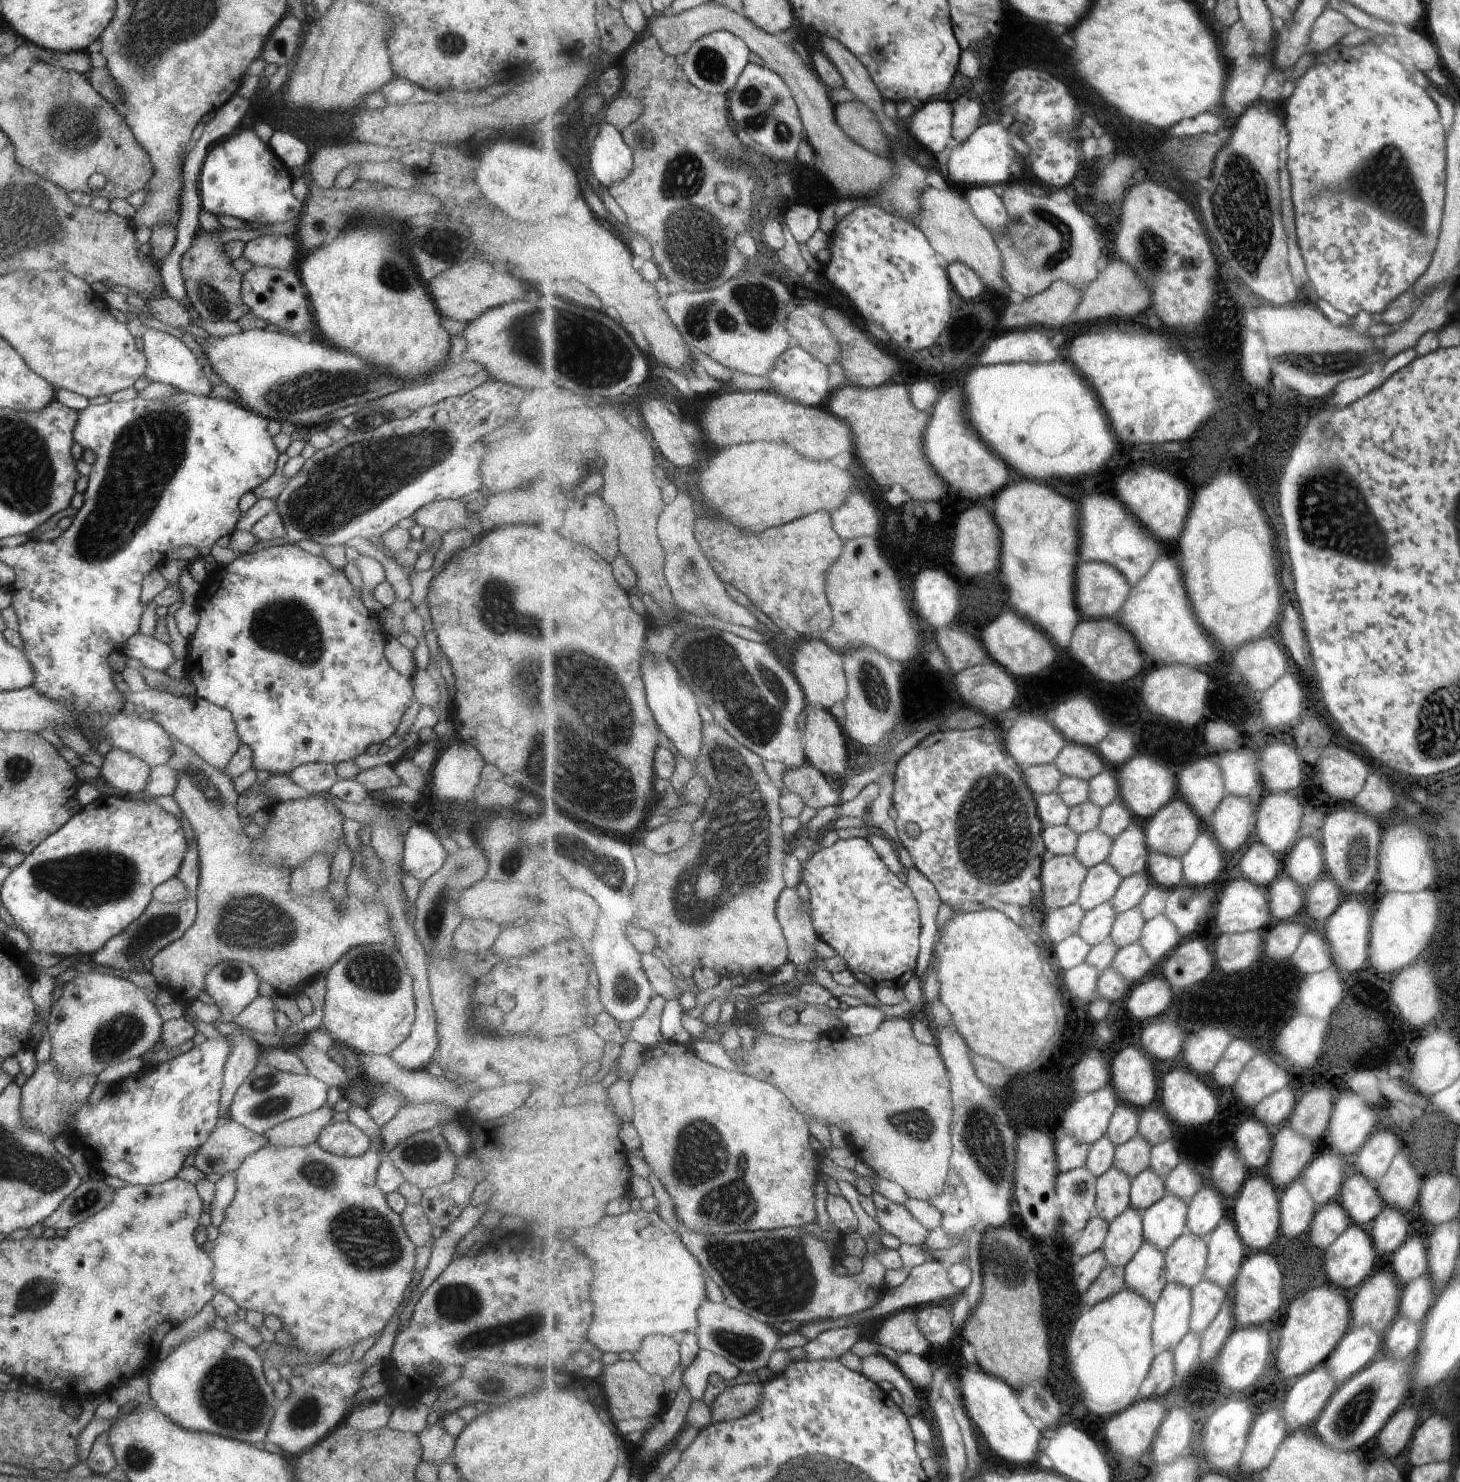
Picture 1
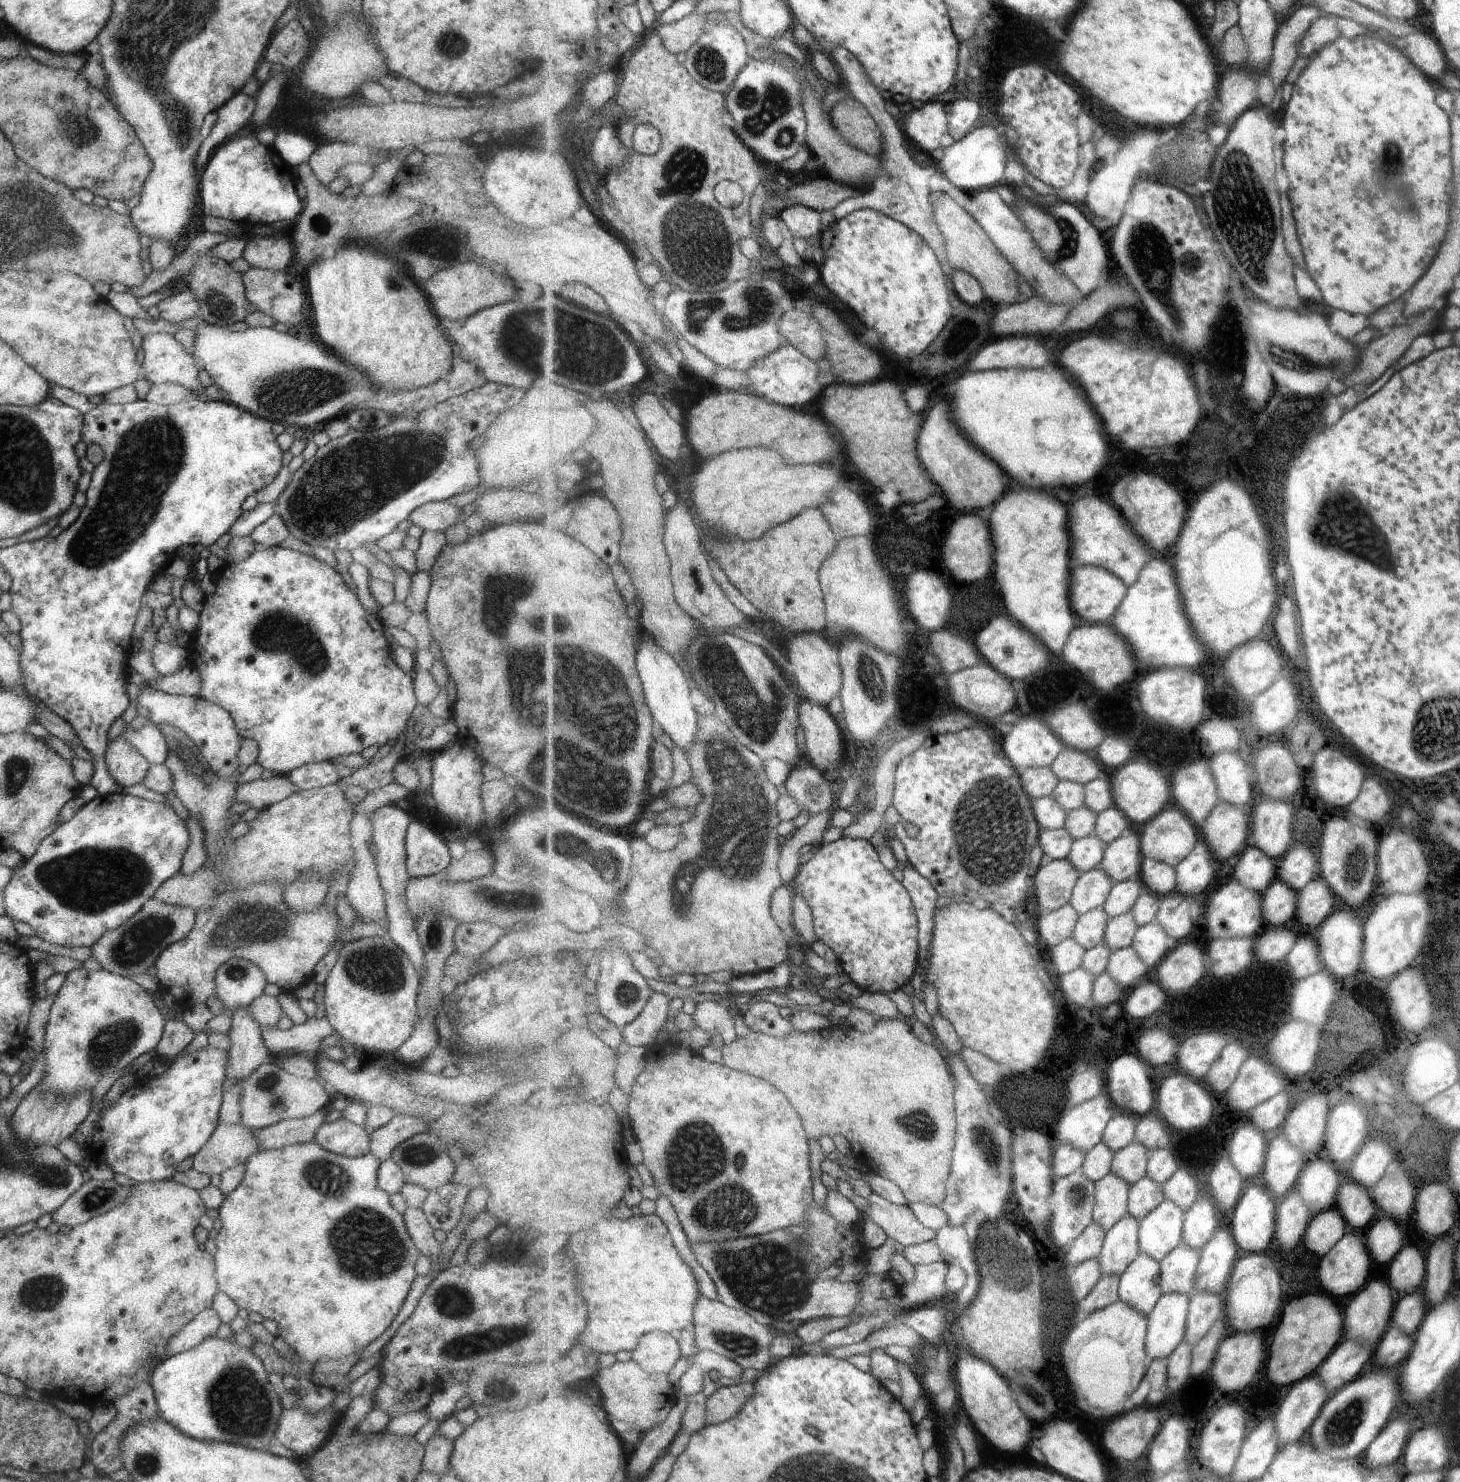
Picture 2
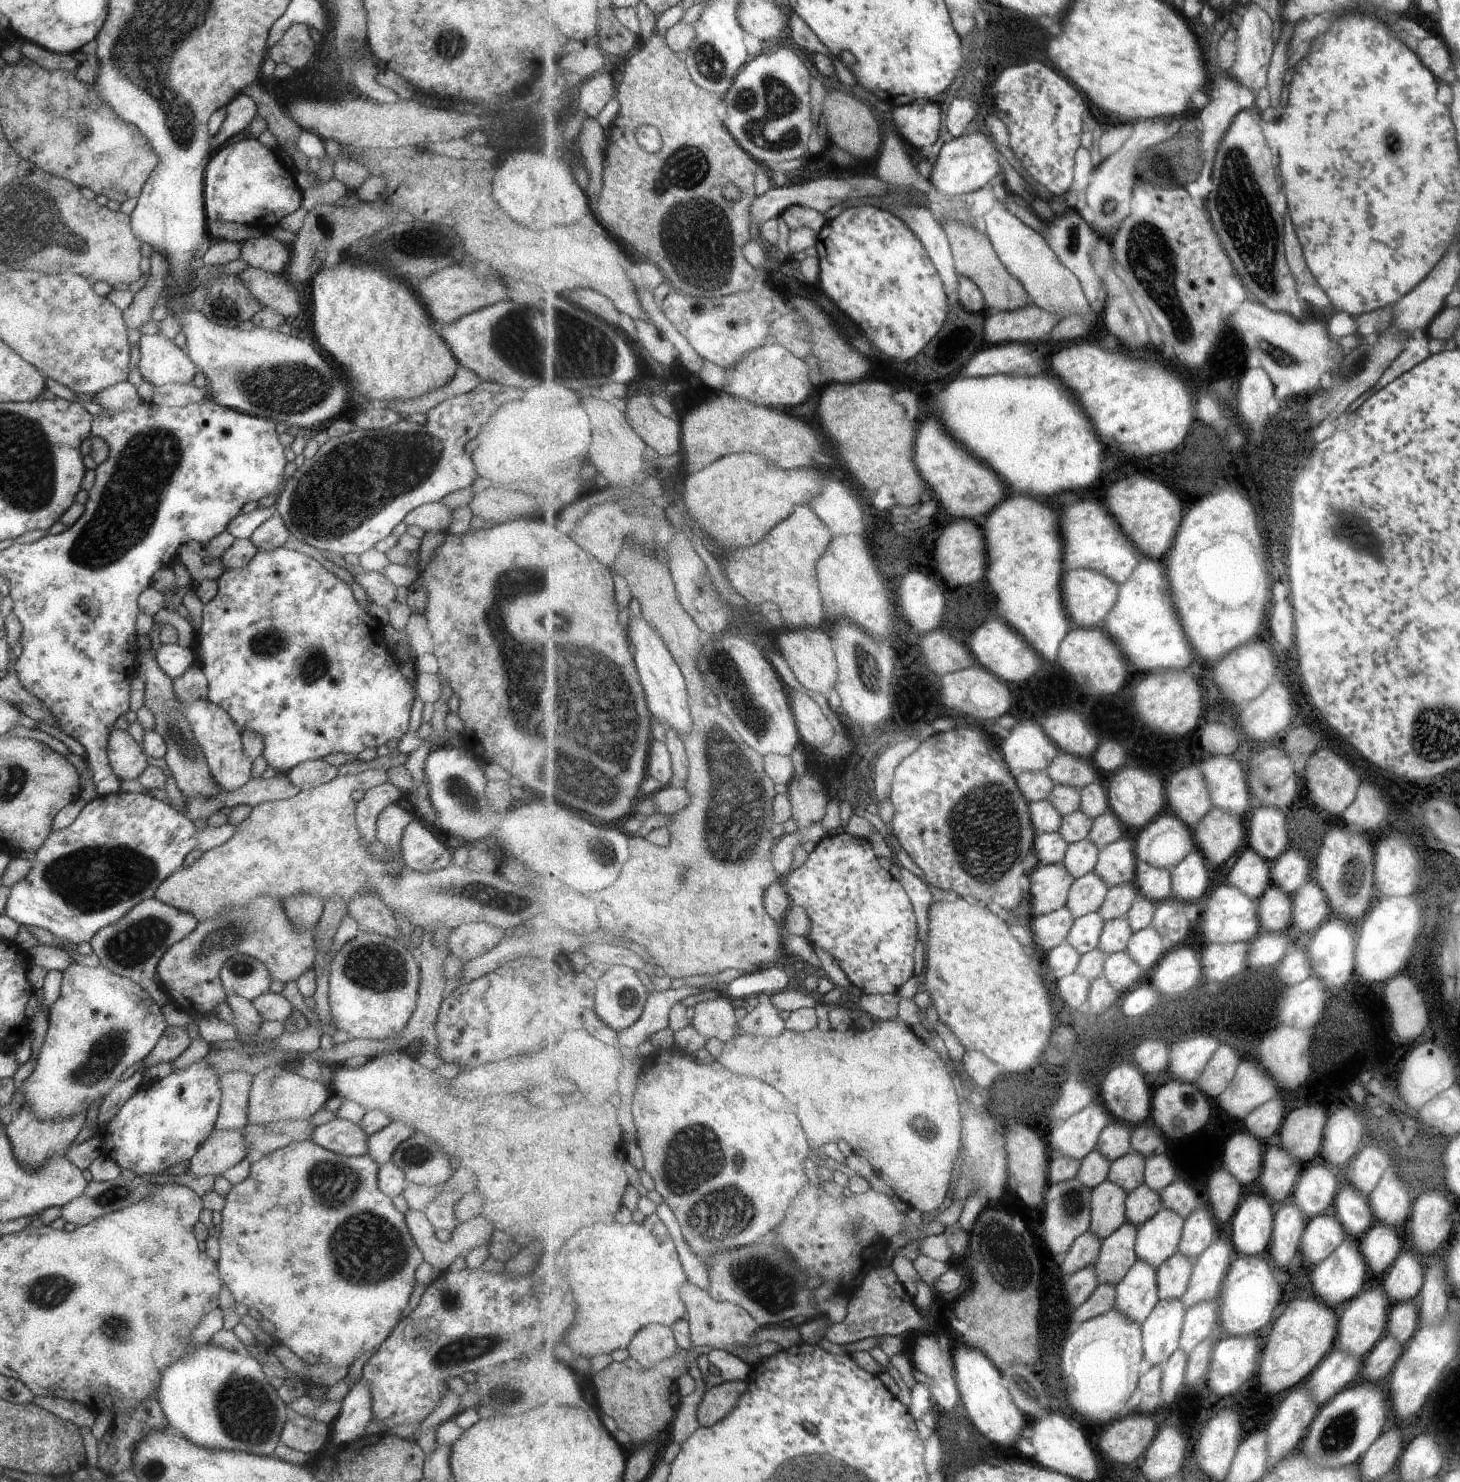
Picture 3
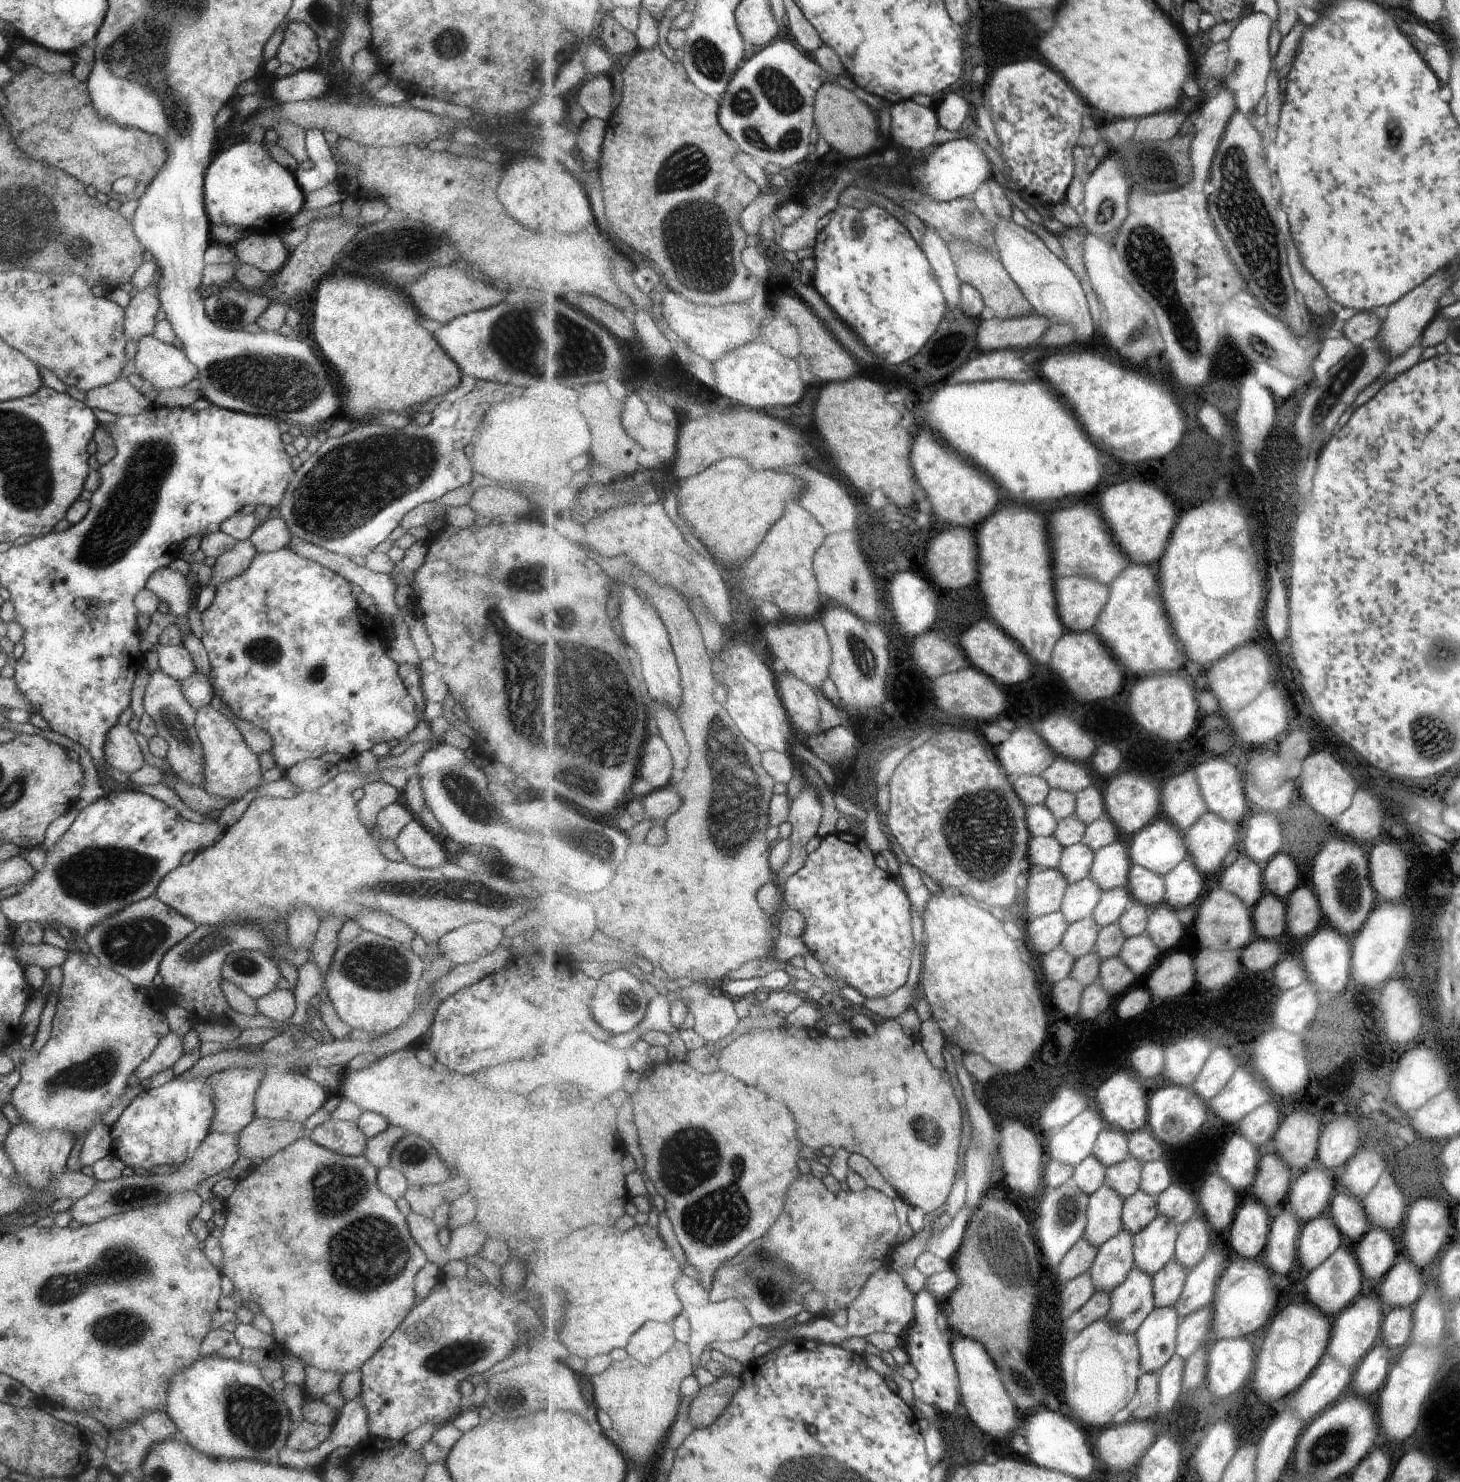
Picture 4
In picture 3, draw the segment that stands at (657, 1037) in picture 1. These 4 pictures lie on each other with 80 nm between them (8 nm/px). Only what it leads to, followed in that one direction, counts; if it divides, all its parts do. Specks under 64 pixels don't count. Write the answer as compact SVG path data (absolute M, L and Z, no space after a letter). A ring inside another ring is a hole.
M682 986L675 990L668 989L665 992L649 993L642 1018L627 1030L618 1032L619 1044L631 1048L633 1052L639 1044L649 1040L651 1034L669 1028L669 1012L677 1002L703 990L703 987Z

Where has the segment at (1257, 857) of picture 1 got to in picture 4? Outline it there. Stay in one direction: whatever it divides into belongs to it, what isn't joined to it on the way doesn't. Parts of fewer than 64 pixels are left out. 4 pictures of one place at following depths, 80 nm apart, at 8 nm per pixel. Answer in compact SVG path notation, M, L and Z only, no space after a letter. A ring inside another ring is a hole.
M1243 854L1237 862L1225 868L1225 876L1221 878L1219 886L1241 896L1253 910L1268 891L1264 884L1264 866L1255 862L1249 854Z

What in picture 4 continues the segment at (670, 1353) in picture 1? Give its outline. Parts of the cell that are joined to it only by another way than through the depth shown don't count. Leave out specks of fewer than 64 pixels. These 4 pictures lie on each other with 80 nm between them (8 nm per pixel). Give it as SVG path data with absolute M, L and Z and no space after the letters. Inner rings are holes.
M651 1322L645 1324L627 1346L627 1352L639 1358L643 1364L653 1364L653 1360L661 1358L675 1344L675 1332L672 1326L665 1322Z

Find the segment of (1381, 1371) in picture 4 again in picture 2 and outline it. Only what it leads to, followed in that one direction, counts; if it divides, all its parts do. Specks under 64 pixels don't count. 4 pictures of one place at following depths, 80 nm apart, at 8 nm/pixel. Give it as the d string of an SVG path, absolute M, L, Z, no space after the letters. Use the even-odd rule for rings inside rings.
M1399 1328L1387 1329L1387 1334L1373 1346L1375 1356L1373 1356L1373 1366L1379 1368L1391 1368L1403 1360L1411 1348L1412 1336L1405 1336Z

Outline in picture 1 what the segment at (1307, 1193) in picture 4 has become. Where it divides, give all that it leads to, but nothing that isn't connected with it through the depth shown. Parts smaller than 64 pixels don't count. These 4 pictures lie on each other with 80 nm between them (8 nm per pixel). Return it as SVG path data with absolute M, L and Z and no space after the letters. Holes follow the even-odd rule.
M1333 1150L1331 1154L1315 1156L1311 1165L1307 1166L1302 1174L1301 1181L1319 1206L1328 1204L1335 1198L1341 1176L1343 1176L1343 1160L1341 1154Z

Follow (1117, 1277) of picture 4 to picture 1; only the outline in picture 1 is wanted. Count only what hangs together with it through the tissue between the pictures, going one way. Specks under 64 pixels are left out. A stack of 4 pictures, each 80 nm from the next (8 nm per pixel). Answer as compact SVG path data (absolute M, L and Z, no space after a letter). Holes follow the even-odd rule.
M1130 1207L1110 1223L1104 1252L1110 1266L1127 1267L1145 1242L1142 1212Z

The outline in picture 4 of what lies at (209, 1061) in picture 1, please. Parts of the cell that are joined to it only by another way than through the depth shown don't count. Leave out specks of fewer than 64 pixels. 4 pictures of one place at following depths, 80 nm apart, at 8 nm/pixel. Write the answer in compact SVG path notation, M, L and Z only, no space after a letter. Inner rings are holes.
M173 1076L171 1080L151 1090L140 1089L130 1097L130 1103L123 1108L119 1117L109 1128L111 1144L109 1153L123 1162L124 1167L141 1168L146 1171L152 1166L179 1165L191 1159L201 1140L208 1134L215 1106L213 1106L213 1086L207 1084L206 1078L181 1078Z

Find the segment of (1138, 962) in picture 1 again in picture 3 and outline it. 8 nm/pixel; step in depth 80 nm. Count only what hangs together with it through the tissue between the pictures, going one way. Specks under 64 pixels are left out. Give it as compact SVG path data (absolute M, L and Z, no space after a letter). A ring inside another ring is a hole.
M1127 951L1107 956L1103 976L1119 993L1129 992L1144 975L1144 970L1129 956Z

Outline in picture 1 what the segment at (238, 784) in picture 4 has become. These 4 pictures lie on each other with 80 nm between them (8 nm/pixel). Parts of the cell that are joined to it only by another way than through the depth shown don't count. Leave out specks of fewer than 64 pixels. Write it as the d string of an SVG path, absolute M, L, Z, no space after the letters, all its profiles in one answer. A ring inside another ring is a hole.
M143 690L143 692L122 692L127 702L136 706L143 706L152 712L153 718L170 738L179 740L183 746L187 746L197 754L206 764L223 771L227 760L235 750L239 748L240 741L235 731L231 714L216 705L210 704L207 700L194 696L193 698L173 696L159 690Z

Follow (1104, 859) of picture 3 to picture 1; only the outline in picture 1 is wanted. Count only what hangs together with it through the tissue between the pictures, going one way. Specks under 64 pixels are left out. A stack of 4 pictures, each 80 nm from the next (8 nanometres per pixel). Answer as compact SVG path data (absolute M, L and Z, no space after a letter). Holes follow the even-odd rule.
M1132 826L1114 839L1111 856L1106 862L1125 879L1148 869L1150 852L1145 844L1145 830Z

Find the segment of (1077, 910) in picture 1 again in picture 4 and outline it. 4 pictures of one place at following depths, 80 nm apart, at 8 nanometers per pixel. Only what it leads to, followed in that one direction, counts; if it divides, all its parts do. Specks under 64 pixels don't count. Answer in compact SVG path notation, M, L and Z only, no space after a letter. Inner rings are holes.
M1058 911L1035 919L1026 925L1027 940L1039 954L1048 954L1062 947L1063 940L1072 923L1065 912Z

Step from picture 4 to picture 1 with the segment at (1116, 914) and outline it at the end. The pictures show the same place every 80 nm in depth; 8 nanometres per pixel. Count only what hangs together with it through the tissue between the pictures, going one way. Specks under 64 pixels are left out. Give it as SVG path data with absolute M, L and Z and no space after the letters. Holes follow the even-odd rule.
M1147 870L1129 876L1123 880L1110 904L1117 910L1118 914L1140 907L1143 898L1147 896L1153 885L1150 872Z

